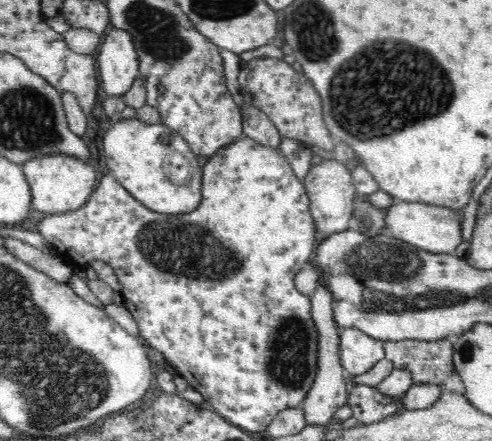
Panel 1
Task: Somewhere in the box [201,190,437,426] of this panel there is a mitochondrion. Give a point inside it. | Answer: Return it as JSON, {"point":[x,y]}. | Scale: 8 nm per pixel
{"point":[289,360]}

